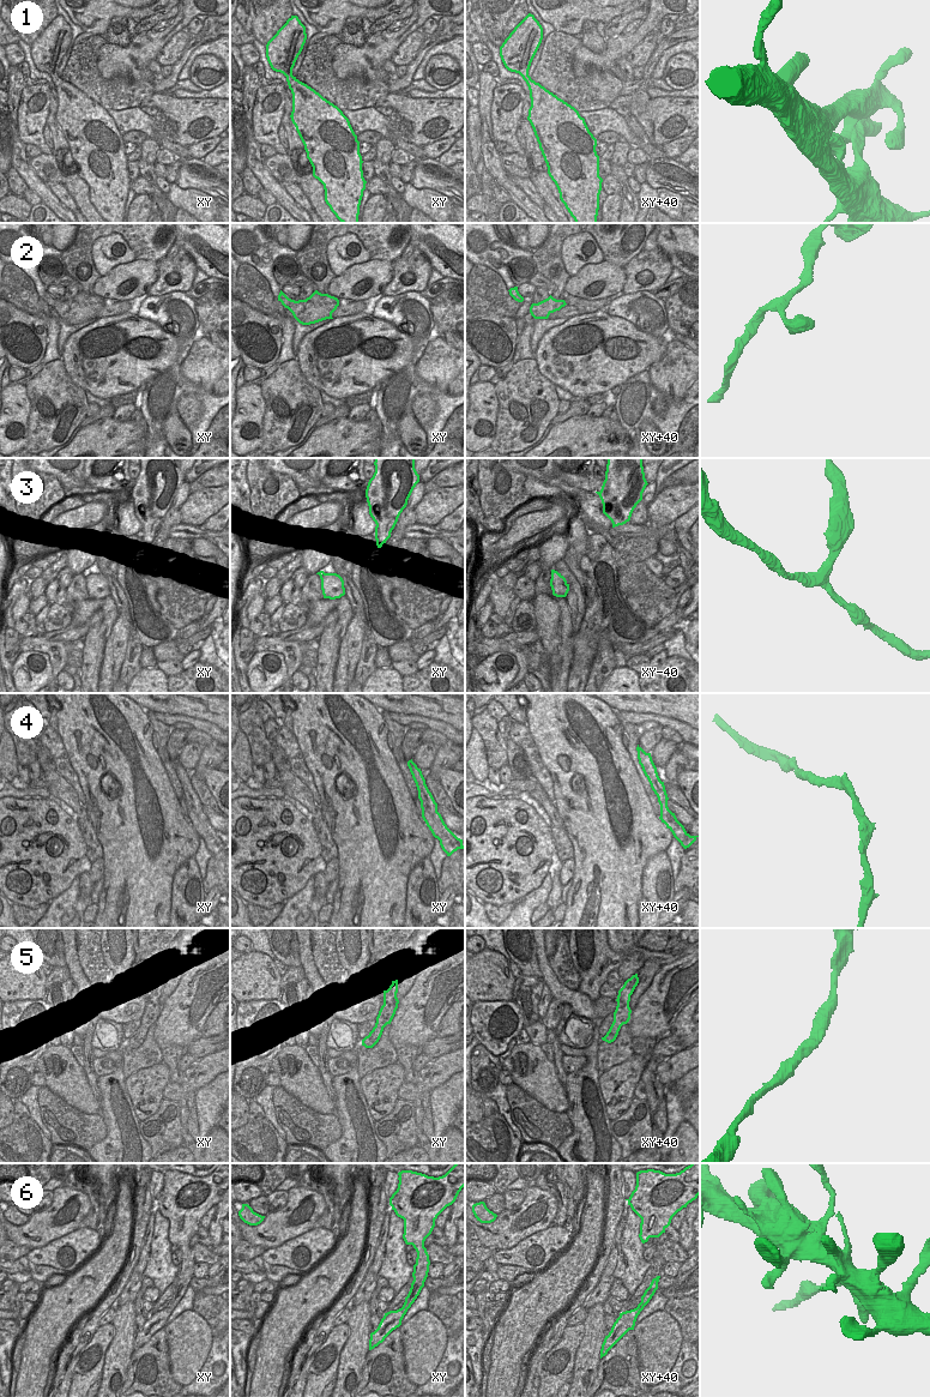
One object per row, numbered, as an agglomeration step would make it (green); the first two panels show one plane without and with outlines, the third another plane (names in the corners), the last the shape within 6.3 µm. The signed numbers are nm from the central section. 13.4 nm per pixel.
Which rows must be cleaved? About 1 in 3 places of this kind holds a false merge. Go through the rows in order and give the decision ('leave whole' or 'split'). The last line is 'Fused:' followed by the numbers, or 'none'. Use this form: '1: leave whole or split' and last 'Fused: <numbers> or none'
1: leave whole
2: leave whole
3: leave whole
4: split
5: leave whole
6: split
Fused: 4, 6

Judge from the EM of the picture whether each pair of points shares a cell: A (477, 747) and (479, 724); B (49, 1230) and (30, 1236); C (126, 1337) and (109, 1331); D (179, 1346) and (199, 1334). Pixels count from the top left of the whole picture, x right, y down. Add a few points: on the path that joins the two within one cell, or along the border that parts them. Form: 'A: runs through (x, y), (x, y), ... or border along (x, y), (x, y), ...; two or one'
A: border along (477, 730), (483, 742), (485, 759); two
B: runs through (44, 1230), (35, 1233); one
C: border along (112, 1323), (114, 1337), (103, 1360); two
D: runs through (183, 1346), (194, 1335); one

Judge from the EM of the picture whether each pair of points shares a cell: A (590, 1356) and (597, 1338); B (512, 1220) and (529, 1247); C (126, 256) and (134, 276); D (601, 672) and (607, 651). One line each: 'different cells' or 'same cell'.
A: same cell
B: different cells
C: different cells
D: same cell

